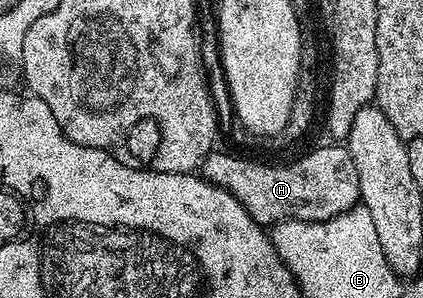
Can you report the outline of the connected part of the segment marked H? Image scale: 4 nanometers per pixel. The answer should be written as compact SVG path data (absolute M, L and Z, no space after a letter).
M332 144L336 145L312 149L289 165L263 165L232 153L213 151L202 162L202 176L230 191L259 225L271 227L280 221L325 221L350 211L361 200L358 171L350 151L343 144Z

